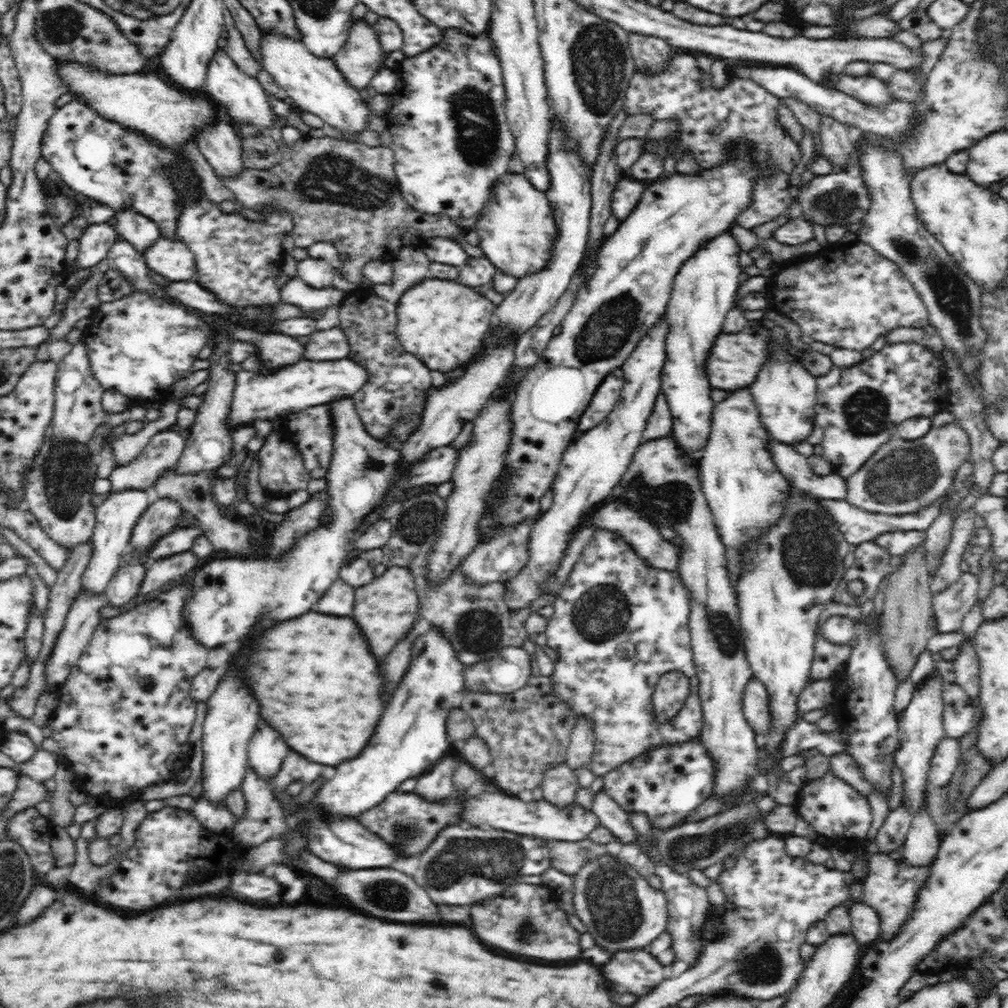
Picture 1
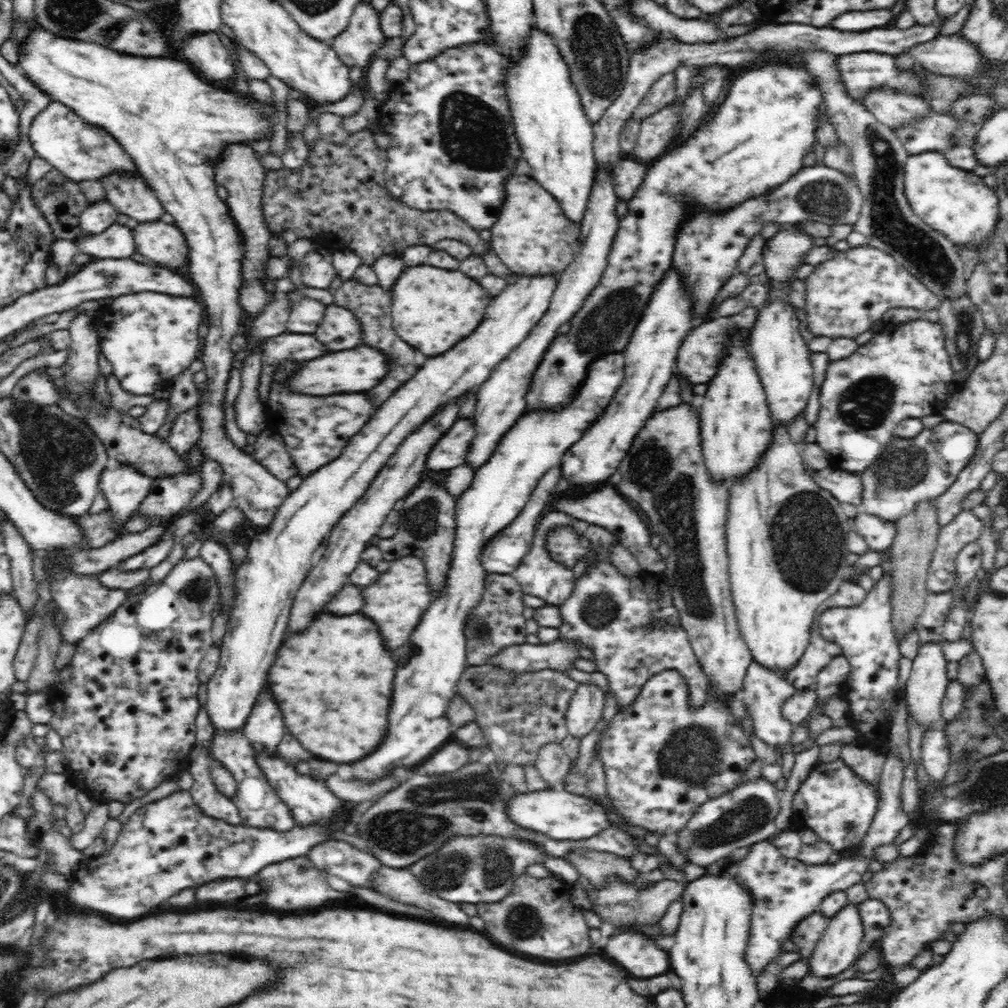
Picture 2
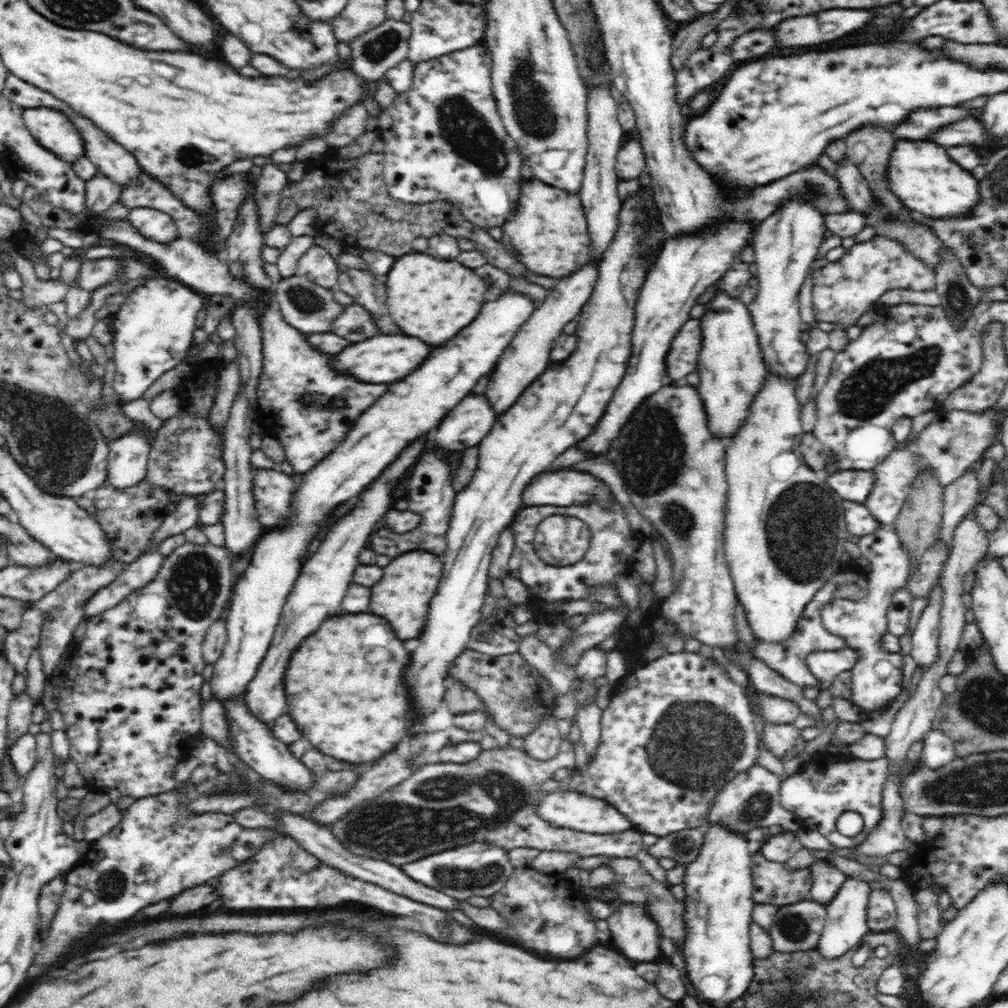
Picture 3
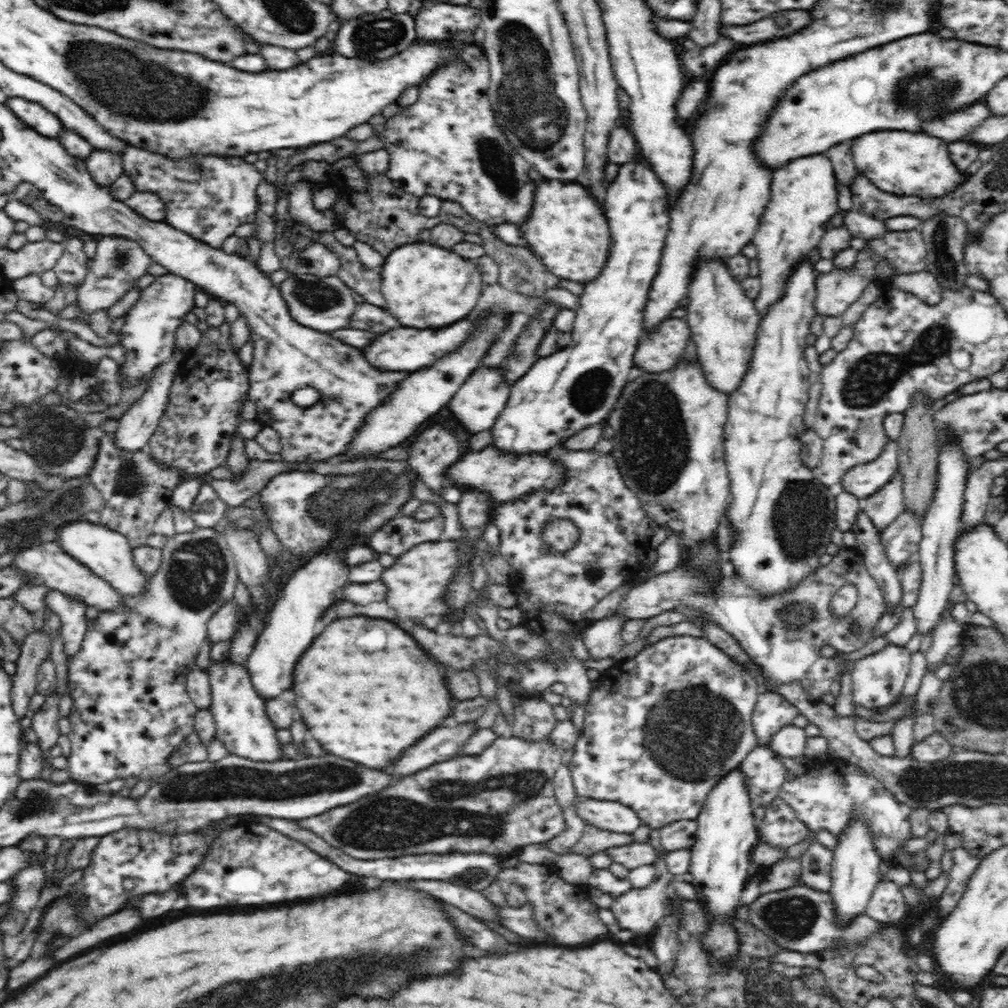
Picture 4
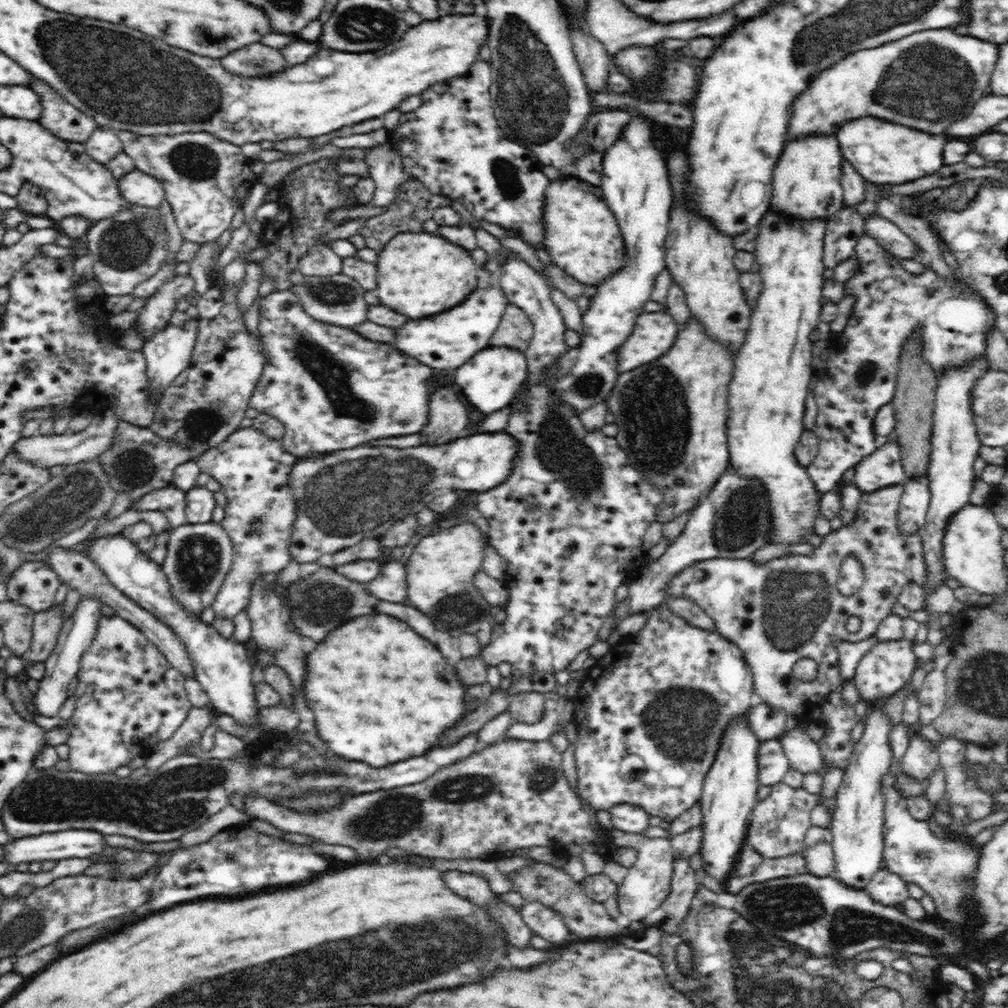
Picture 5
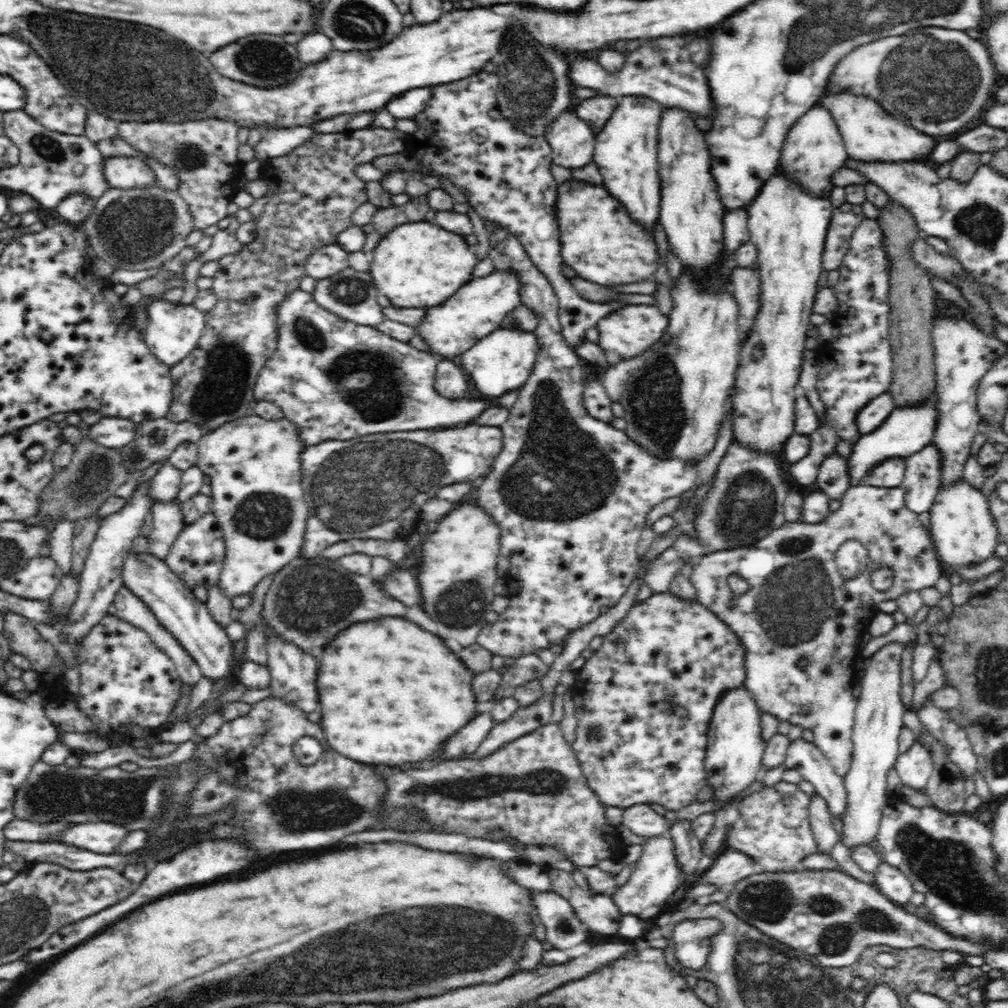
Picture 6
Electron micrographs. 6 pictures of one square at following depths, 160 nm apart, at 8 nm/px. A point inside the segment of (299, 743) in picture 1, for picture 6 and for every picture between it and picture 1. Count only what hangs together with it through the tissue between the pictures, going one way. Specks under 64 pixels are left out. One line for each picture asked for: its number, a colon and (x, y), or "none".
2: (333, 681)
3: (344, 687)
4: (366, 691)
5: (381, 694)
6: (391, 693)

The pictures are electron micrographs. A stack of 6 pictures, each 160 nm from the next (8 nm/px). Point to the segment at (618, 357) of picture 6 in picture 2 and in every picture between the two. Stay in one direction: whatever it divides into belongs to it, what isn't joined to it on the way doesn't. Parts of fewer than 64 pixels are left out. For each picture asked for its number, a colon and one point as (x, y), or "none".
2: (698, 356)
3: (682, 359)
4: (661, 349)
5: (653, 333)

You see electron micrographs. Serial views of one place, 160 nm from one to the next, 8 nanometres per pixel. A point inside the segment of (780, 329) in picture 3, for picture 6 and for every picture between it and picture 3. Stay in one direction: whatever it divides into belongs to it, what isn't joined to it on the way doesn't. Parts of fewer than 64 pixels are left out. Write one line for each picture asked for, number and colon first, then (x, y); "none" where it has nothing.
4: (804, 197)
5: (806, 182)
6: (813, 150)

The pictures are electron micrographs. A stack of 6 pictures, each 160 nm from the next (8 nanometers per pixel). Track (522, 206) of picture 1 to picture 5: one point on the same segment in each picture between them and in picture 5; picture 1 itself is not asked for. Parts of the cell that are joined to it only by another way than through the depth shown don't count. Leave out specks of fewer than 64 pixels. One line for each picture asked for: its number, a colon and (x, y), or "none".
2: (532, 236)
3: (548, 232)
4: (566, 229)
5: (581, 236)

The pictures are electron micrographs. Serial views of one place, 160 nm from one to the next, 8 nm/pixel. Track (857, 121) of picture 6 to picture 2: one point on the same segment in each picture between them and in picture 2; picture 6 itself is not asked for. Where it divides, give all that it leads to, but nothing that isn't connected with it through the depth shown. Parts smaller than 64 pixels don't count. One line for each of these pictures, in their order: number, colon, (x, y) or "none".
2: (957, 203)
3: (922, 176)
4: (902, 163)
5: (882, 152)

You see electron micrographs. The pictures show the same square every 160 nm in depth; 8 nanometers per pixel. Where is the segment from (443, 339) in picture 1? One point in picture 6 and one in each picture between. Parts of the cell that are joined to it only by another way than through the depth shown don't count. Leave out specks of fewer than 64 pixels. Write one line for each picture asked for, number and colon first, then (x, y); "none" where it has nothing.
2: (432, 309)
3: (432, 299)
4: (425, 286)
5: (418, 274)
6: (417, 265)

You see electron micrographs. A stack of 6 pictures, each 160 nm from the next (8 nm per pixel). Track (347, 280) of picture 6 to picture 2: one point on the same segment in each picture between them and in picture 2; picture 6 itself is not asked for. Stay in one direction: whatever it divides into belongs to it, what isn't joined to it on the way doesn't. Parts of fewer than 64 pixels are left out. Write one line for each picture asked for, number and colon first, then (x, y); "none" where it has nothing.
2: (306, 314)
3: (310, 308)
4: (324, 303)
5: (337, 299)

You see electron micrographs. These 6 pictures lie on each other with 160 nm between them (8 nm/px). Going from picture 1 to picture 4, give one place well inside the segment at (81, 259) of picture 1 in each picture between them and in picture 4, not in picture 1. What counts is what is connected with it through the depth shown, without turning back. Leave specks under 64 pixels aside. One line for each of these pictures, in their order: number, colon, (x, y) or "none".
2: (94, 219)
3: (101, 193)
4: (104, 166)

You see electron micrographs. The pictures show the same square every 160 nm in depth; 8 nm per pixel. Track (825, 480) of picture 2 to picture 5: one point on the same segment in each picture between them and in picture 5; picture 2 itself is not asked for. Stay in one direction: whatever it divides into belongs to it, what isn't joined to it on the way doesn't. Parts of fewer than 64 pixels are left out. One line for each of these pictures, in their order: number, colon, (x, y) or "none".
3: (851, 485)
4: (862, 480)
5: (882, 468)

